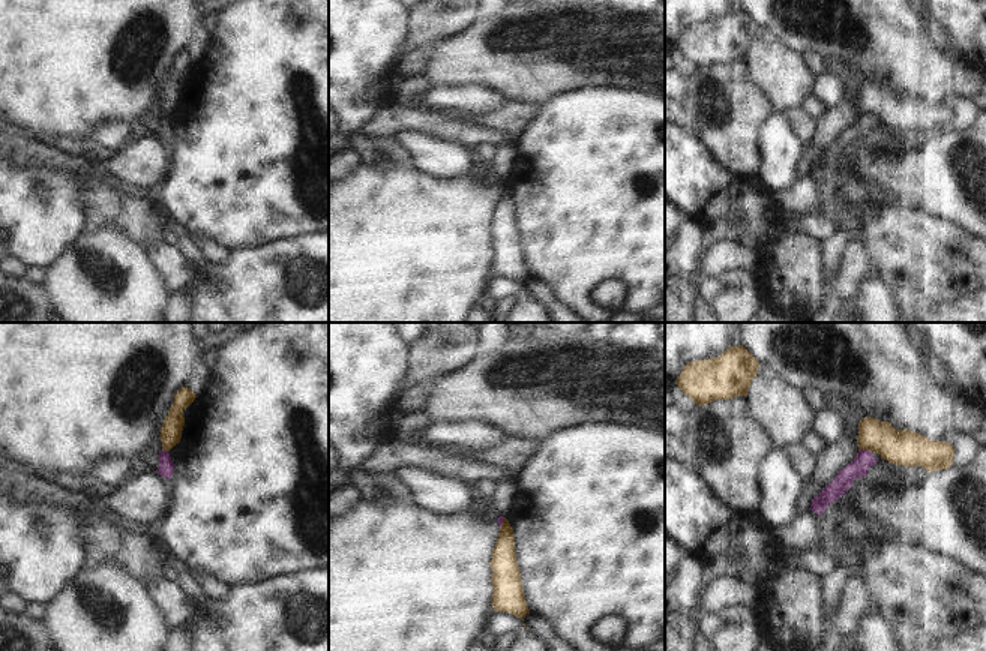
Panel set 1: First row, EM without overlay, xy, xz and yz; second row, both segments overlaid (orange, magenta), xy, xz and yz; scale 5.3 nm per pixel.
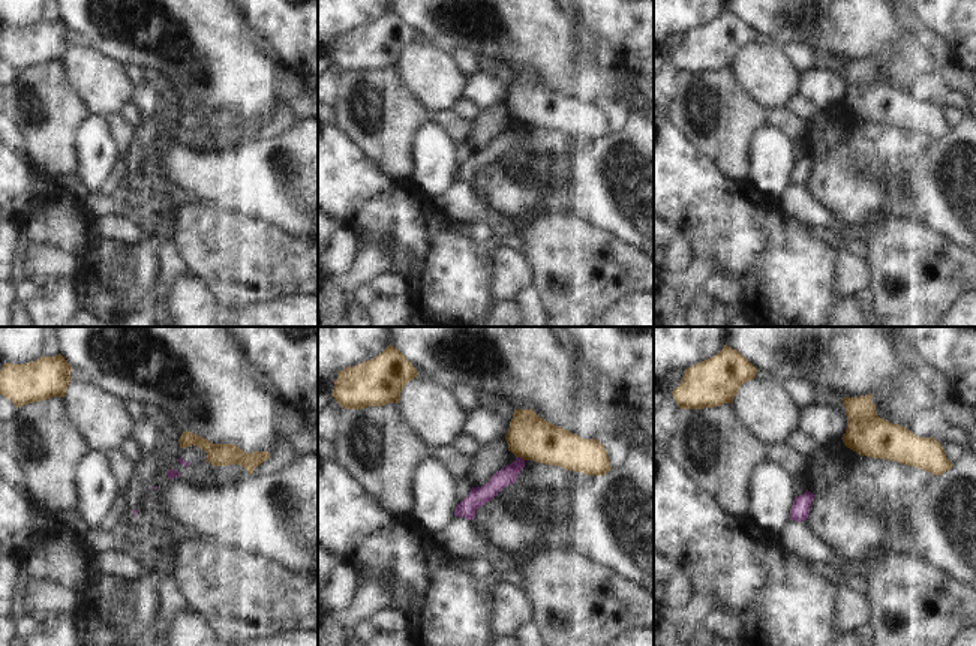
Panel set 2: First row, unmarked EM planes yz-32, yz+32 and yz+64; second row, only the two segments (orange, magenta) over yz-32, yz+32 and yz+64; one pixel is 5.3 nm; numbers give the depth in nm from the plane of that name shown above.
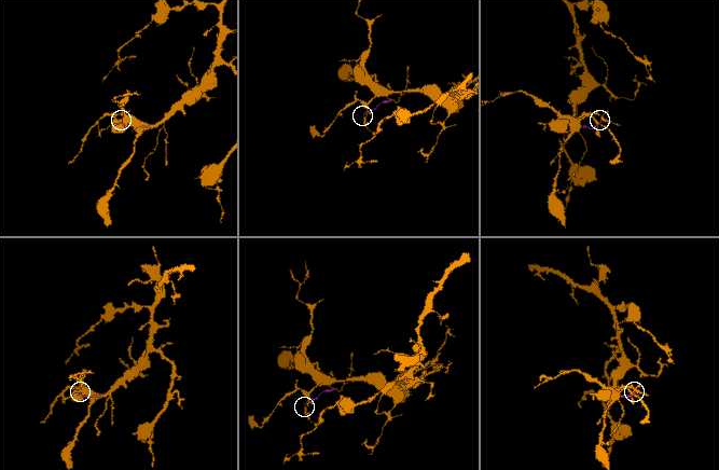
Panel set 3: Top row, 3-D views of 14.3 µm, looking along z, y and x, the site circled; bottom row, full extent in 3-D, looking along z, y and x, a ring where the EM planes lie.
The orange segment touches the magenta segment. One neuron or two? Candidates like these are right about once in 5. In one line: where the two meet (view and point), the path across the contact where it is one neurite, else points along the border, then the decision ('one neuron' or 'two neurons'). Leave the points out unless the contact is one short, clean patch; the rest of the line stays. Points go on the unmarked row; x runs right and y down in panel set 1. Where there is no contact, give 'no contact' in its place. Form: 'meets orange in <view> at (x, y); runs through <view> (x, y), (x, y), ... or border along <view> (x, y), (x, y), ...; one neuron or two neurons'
meets orange in yz at (866, 113); border along yz (859, 113), (874, 116); two neurons

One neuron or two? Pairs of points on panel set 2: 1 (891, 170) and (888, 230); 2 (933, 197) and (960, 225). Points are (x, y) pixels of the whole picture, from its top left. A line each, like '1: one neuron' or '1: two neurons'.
1: two neurons
2: one neuron

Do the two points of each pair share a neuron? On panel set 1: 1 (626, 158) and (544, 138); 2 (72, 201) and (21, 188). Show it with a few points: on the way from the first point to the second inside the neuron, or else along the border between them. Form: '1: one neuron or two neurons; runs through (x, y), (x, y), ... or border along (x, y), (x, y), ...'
1: one neuron; runs through (605, 158), (565, 158)
2: one neuron; runs through (60, 203), (36, 203), (33, 200)

